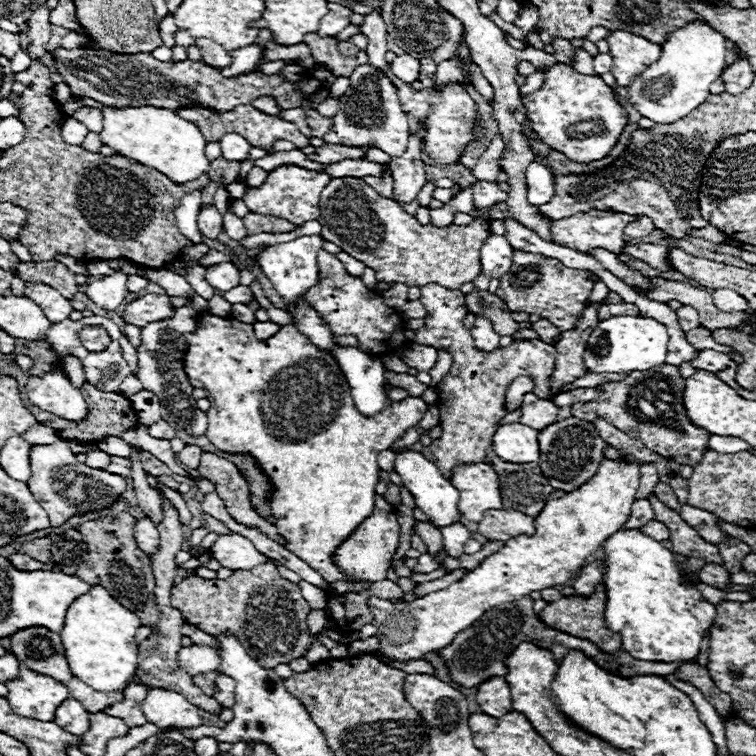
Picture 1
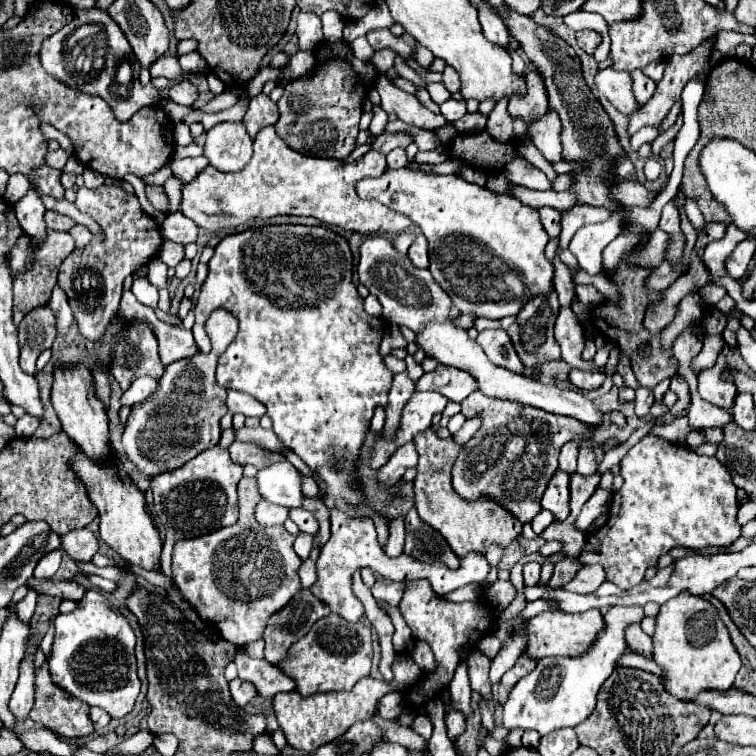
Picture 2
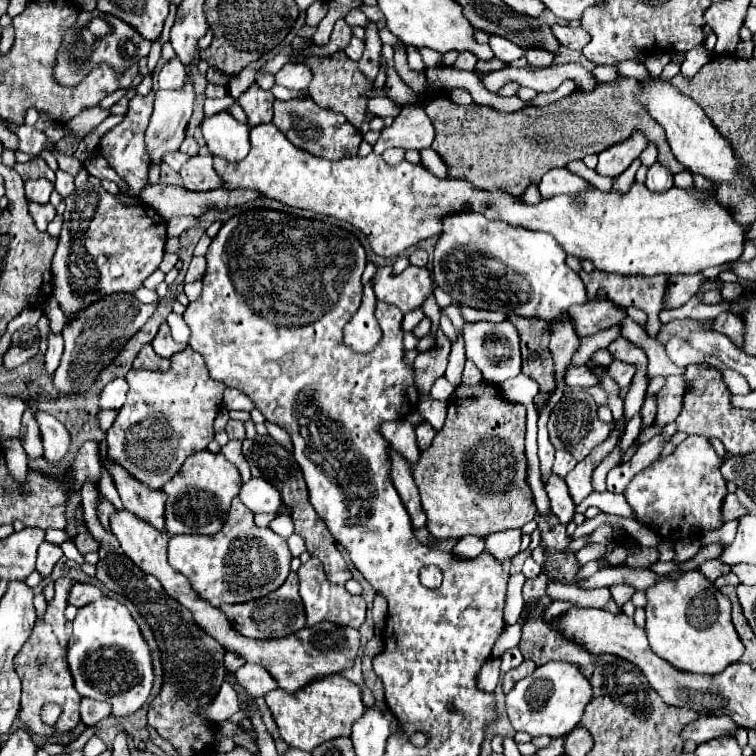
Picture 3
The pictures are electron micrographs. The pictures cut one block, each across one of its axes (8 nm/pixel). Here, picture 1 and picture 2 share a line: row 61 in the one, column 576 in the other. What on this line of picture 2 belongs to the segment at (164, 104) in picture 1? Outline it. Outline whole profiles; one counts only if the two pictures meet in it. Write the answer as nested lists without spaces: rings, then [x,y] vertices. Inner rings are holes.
[[[492,8],[492,10],[502,18],[502,22],[508,26],[510,36],[522,46],[526,56],[532,60],[532,64],[544,78],[544,84],[548,90],[548,104],[562,118],[562,148],[564,148],[562,154],[564,154],[564,158],[566,160],[588,158],[592,164],[590,170],[578,172],[578,180],[574,186],[574,190],[578,194],[578,202],[592,204],[592,206],[606,206],[610,210],[616,210],[618,202],[614,202],[608,196],[610,184],[602,184],[602,176],[610,174],[610,166],[612,166],[614,158],[624,154],[624,150],[616,140],[614,126],[612,126],[610,118],[606,116],[602,104],[596,100],[596,96],[590,92],[586,80],[582,78],[580,58],[576,56],[574,48],[566,40],[562,40],[560,36],[550,32],[546,26],[536,24],[530,16],[514,14],[510,8],[506,12],[502,12],[498,8]]]

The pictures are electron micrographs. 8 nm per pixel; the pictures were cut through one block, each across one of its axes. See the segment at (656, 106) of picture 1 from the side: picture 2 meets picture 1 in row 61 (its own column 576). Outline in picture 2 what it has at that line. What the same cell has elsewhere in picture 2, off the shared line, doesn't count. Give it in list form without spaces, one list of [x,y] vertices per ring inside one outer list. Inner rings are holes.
[[[612,606],[606,614],[606,630],[598,636],[598,640],[578,658],[542,658],[536,664],[536,670],[532,670],[528,676],[524,676],[508,694],[508,700],[504,704],[504,726],[514,730],[536,730],[538,734],[546,736],[554,730],[578,726],[584,722],[594,706],[596,706],[596,694],[602,686],[602,682],[616,670],[616,660],[622,656],[626,648],[624,640],[624,628],[630,622],[640,622],[644,618],[644,610],[640,606]]]

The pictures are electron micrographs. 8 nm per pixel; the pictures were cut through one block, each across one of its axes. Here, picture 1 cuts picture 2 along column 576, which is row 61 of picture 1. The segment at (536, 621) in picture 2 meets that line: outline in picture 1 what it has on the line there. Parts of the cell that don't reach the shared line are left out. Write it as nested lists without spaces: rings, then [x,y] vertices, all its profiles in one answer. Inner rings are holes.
[[[614,30],[606,40],[610,44],[610,54],[614,60],[612,74],[618,86],[628,86],[630,78],[638,76],[644,68],[654,64],[662,54],[662,48],[658,44],[642,36],[636,36],[632,32]]]

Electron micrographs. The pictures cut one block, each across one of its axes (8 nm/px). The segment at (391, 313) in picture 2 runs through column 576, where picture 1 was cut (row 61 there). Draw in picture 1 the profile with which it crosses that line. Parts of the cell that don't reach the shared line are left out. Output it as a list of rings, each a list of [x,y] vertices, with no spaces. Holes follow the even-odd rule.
[[[404,54],[404,56],[396,56],[392,62],[392,72],[394,76],[398,76],[400,80],[412,84],[416,78],[418,78],[418,72],[420,72],[420,62],[418,58],[410,56],[410,54]]]

